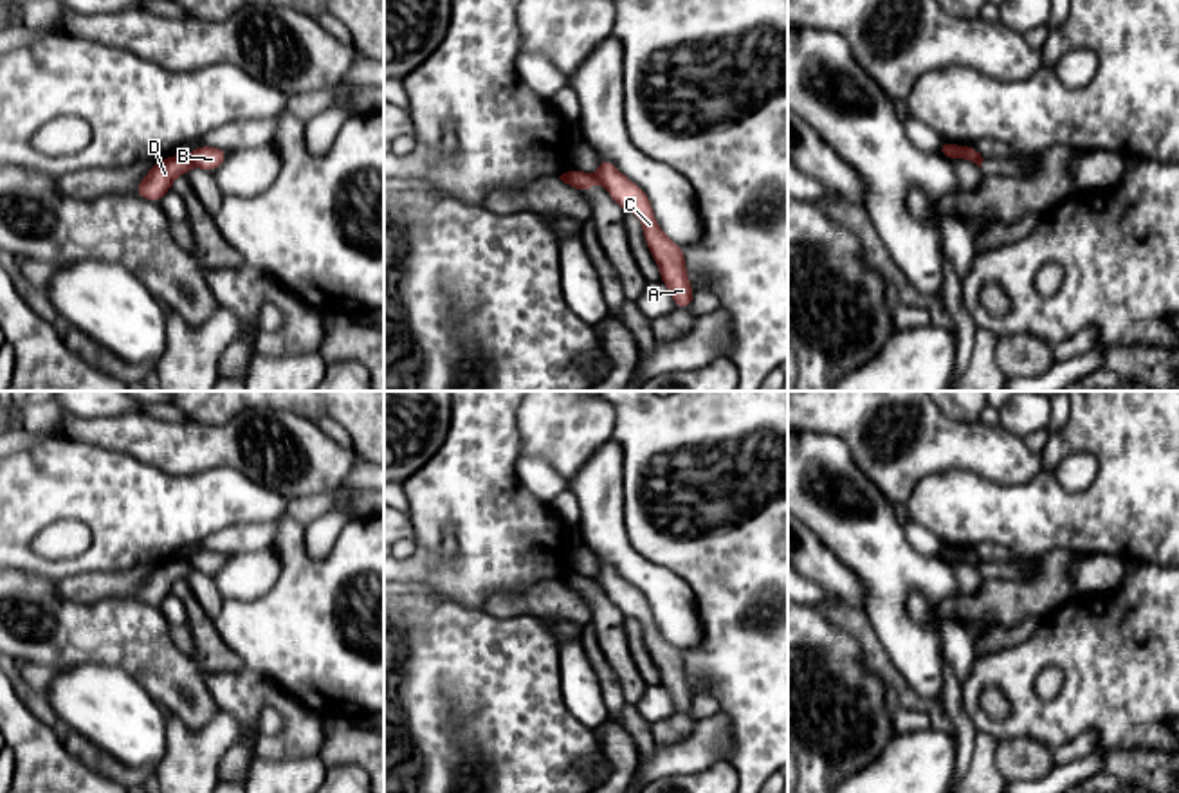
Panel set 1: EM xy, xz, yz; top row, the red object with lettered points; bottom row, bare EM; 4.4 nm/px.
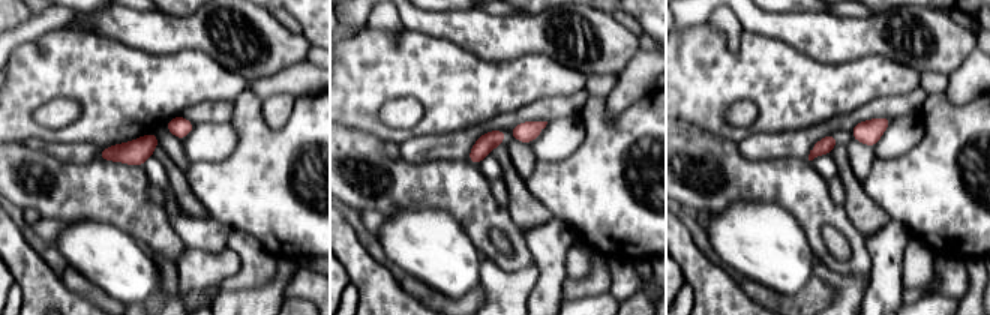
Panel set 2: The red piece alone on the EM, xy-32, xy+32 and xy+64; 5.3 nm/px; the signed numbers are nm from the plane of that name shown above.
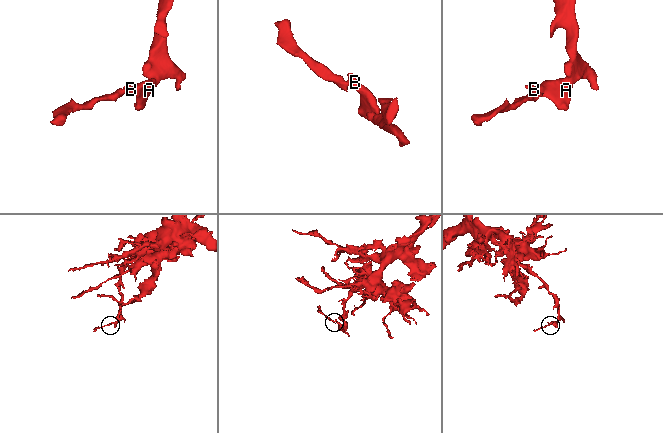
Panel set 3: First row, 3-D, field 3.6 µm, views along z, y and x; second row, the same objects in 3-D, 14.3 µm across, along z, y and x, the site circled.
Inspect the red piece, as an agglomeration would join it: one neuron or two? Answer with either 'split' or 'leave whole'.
split

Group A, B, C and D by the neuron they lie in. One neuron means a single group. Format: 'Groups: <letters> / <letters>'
Groups: A B C / D

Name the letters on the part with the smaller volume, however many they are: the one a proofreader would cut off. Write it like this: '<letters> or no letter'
D

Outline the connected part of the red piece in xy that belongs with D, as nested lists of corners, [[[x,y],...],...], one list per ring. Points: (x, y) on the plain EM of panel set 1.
[[[171,559],[148,575],[148,579],[135,591],[133,598],[160,606],[162,600],[171,593],[177,580],[186,579],[193,566],[187,559]]]

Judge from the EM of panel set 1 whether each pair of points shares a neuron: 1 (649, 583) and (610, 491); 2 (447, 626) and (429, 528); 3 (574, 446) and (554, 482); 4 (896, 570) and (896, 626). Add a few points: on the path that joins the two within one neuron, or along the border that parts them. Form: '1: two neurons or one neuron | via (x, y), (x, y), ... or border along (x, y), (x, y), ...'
1: one neuron | via (626, 559), (610, 543), (610, 514)
2: two neurons | border along (402, 581), (428, 584), (442, 595), (482, 611)
3: two neurons | border along (521, 456), (543, 458), (568, 482)
4: one neuron | via (896, 584), (896, 611)

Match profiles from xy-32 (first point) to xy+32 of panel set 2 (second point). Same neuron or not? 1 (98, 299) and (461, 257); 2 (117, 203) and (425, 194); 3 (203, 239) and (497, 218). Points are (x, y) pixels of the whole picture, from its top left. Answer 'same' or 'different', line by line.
1: different
2: same
3: different

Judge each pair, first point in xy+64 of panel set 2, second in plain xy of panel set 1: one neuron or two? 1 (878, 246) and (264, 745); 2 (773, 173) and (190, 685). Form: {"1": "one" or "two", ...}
{"1": "two", "2": "one"}

